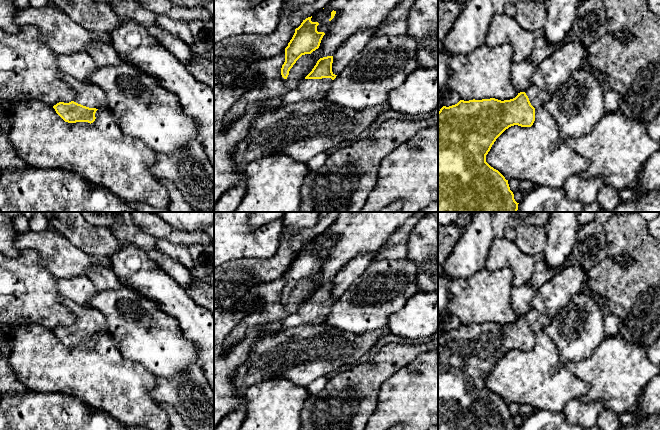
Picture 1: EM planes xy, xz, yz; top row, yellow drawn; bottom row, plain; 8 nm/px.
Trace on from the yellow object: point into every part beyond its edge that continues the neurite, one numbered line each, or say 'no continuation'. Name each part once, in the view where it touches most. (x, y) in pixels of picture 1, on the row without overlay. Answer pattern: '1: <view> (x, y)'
1: xz (309, 313)

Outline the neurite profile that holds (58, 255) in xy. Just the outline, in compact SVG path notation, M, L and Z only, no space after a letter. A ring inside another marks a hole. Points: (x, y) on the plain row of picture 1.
M51 228L42 232L29 230L24 234L18 233L14 244L19 251L37 251L41 265L57 278L88 276L100 268L93 256L78 249Z

